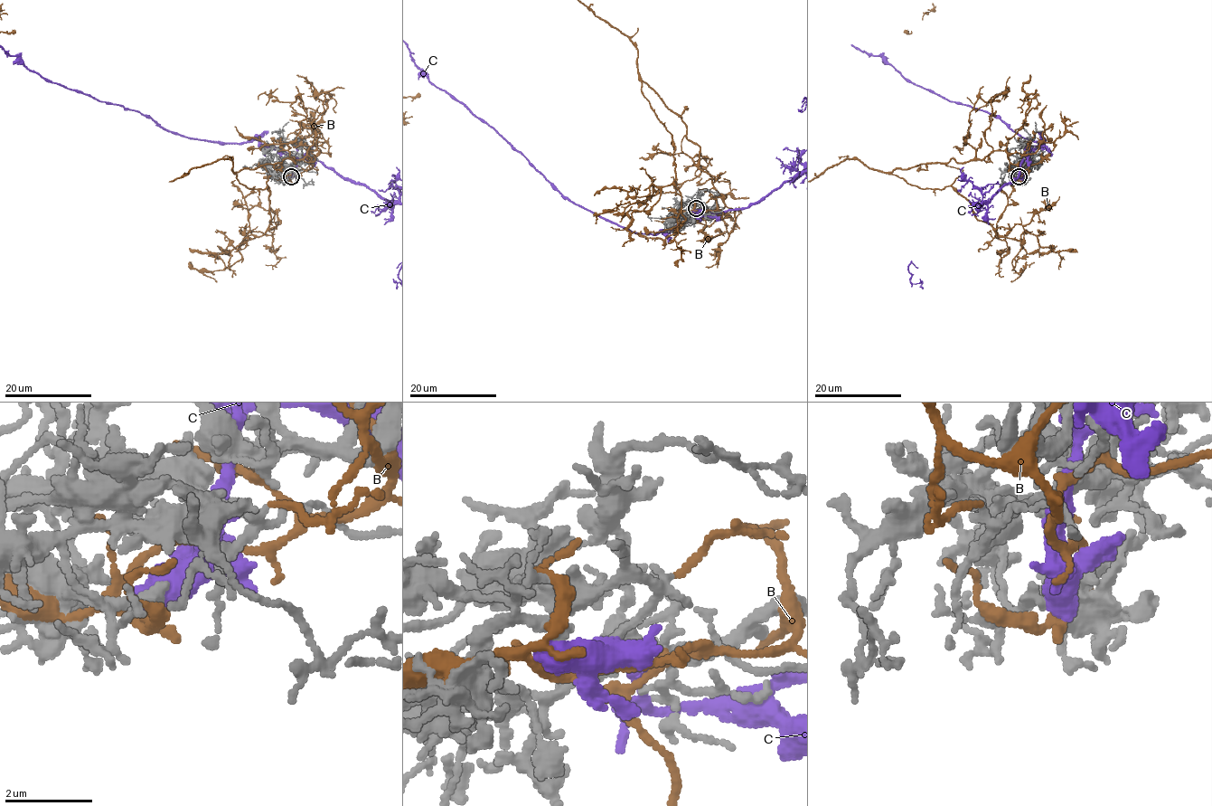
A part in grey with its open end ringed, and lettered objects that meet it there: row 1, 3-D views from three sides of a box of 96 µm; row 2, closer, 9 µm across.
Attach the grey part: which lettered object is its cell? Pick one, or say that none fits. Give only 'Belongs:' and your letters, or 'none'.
Belongs: none

